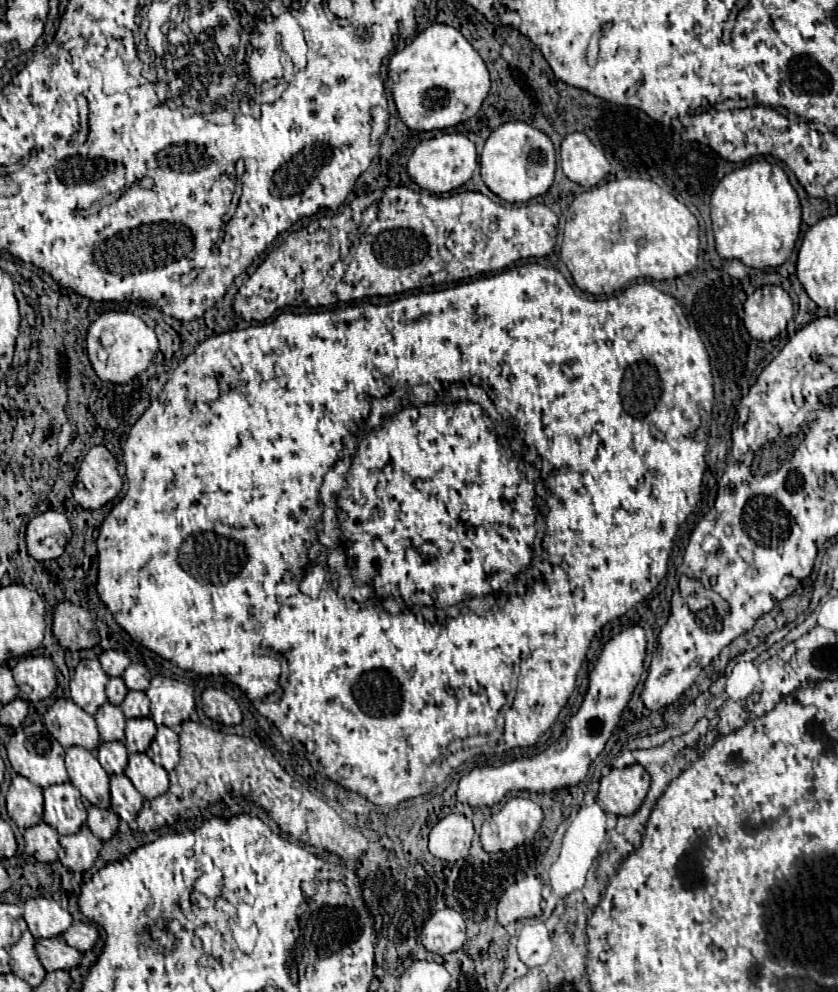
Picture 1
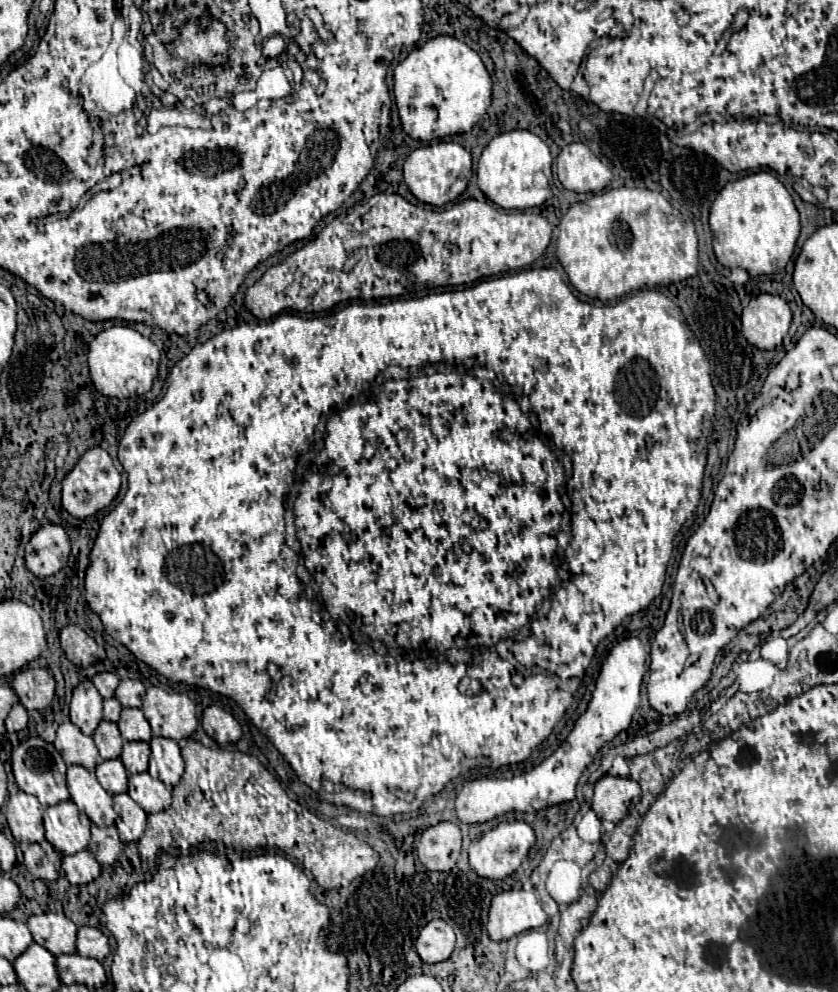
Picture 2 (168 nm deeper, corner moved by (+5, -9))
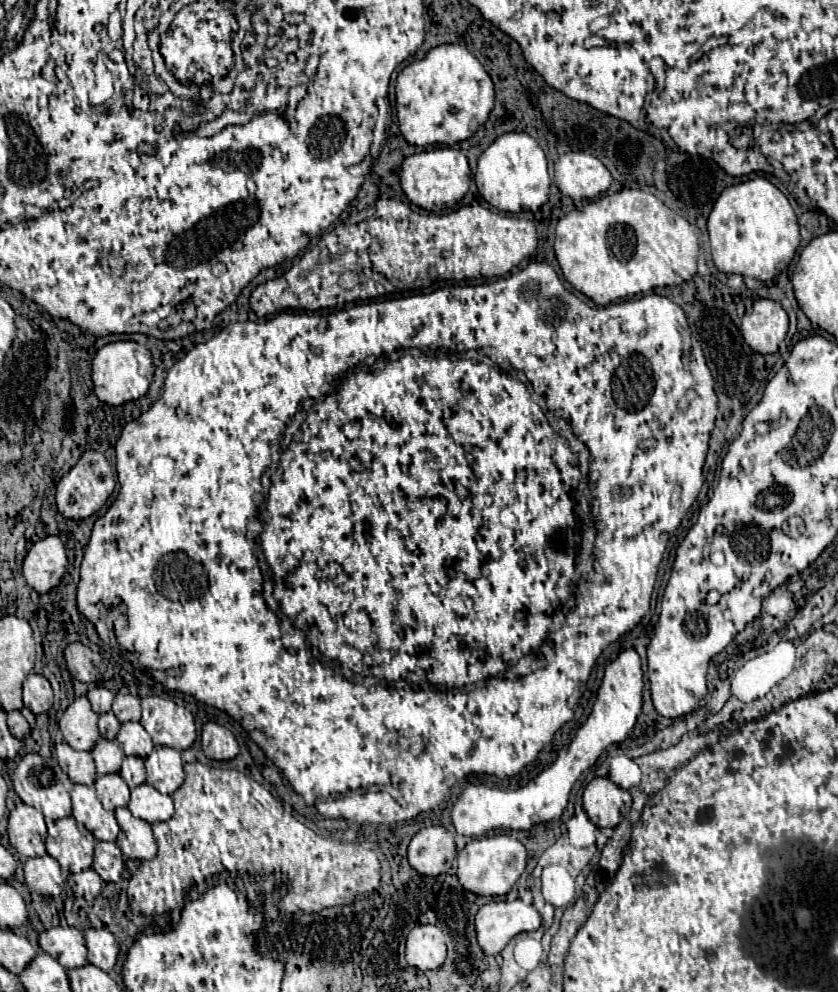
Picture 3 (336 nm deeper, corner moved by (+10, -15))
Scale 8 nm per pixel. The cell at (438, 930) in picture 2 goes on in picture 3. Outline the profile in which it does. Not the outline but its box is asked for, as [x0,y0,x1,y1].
[405,926,445,970]

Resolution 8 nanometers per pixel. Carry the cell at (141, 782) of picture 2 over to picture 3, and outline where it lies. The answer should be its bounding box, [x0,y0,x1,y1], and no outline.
[129,784,173,824]

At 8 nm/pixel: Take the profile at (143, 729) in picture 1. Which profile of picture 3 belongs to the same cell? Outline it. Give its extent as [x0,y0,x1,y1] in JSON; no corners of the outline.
[119,756,145,788]

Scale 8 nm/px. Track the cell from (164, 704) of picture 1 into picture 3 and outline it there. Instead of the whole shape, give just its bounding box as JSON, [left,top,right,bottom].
[141,696,195,750]

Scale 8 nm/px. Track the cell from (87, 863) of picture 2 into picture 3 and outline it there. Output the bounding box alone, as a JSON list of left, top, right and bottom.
[67,868,101,900]

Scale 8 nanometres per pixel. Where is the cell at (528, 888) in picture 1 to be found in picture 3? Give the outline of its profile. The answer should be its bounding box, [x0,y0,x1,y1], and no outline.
[475,900,541,956]

